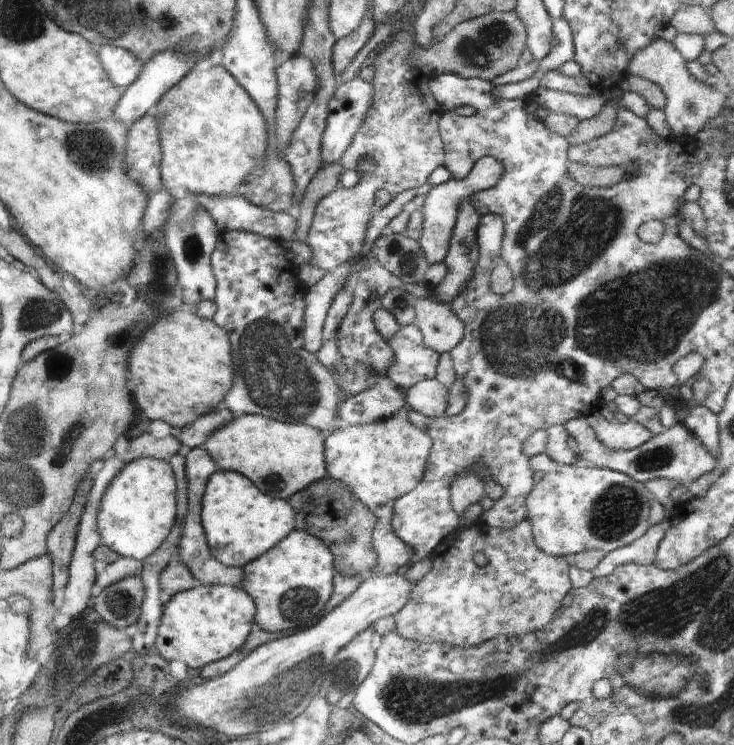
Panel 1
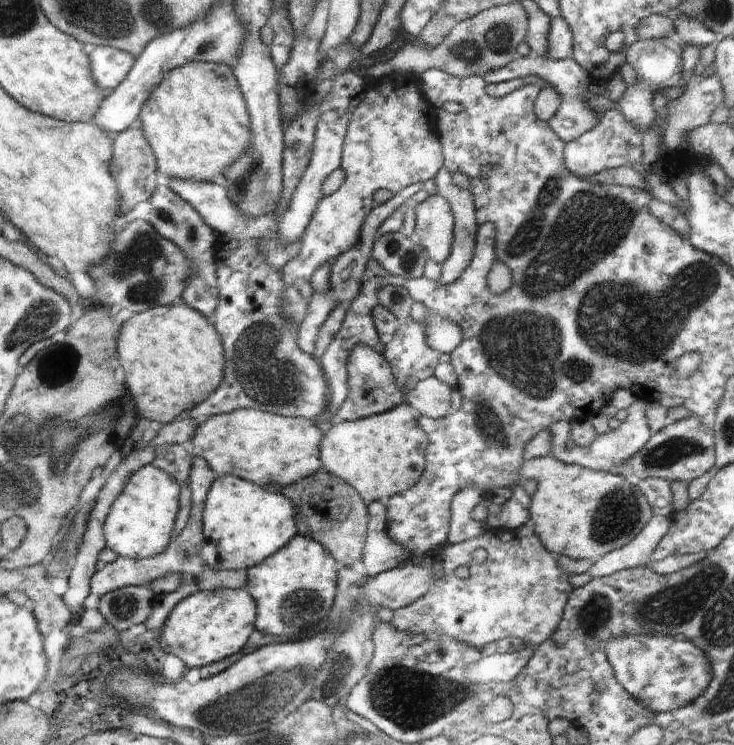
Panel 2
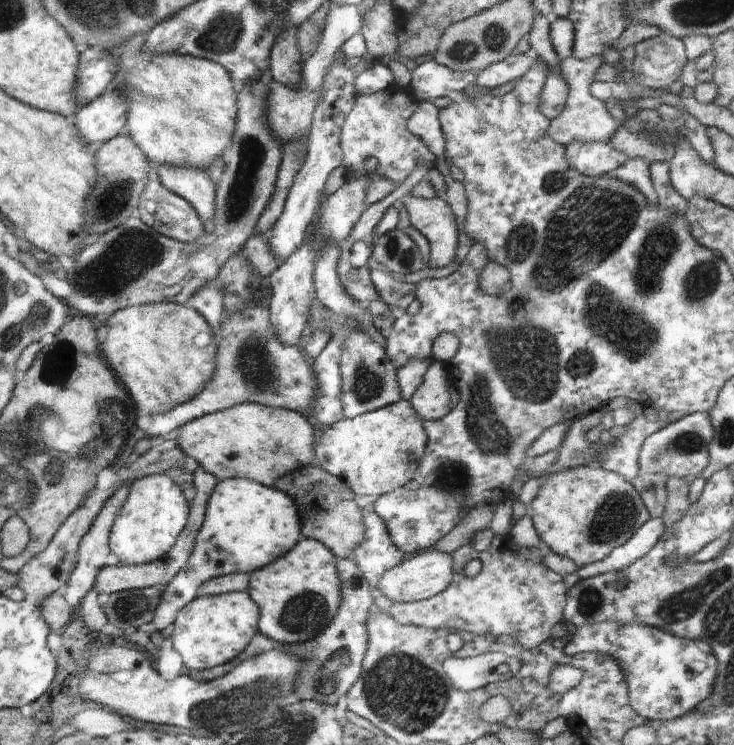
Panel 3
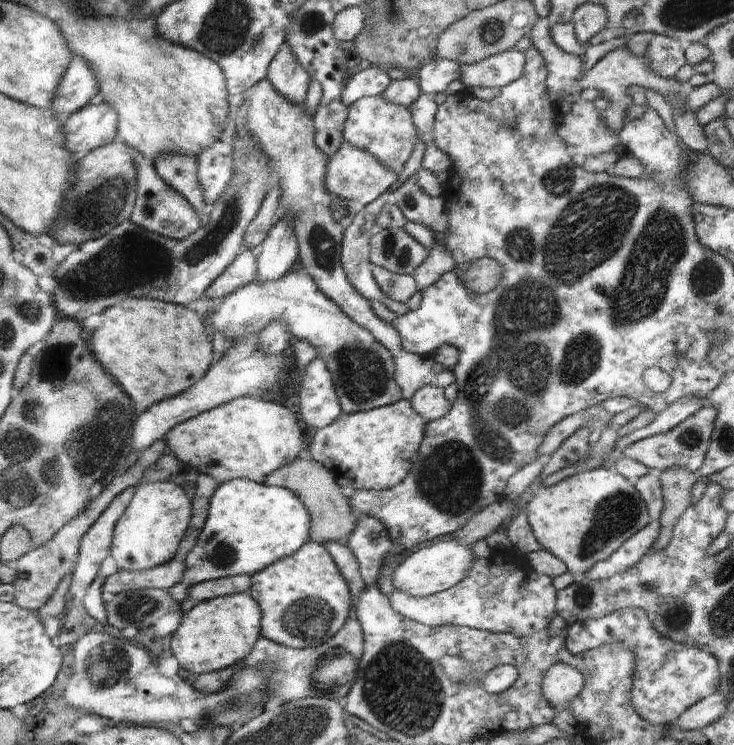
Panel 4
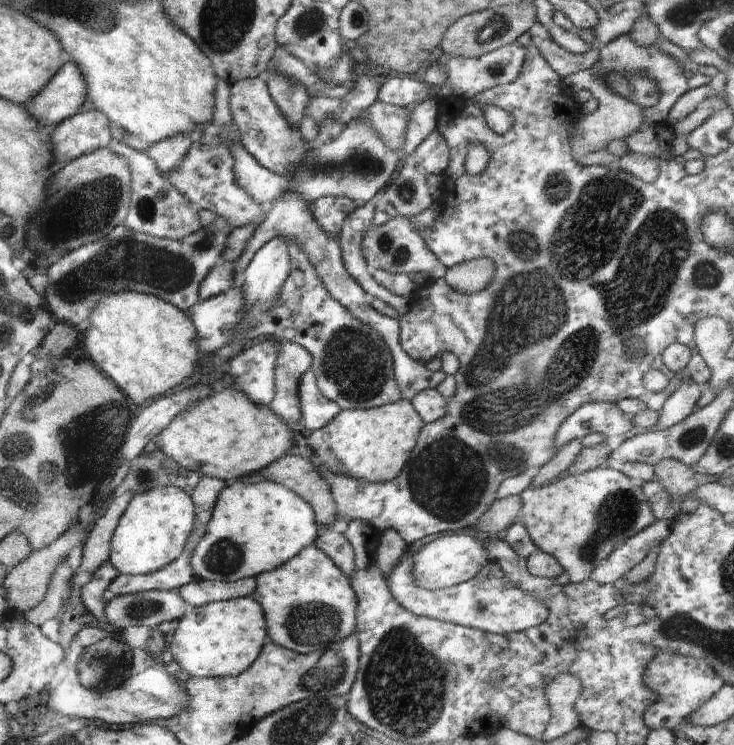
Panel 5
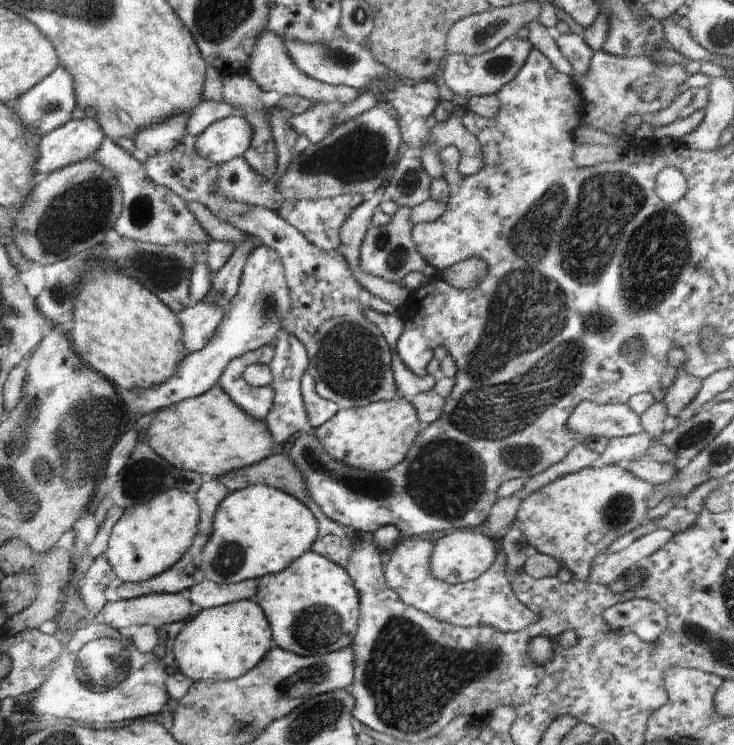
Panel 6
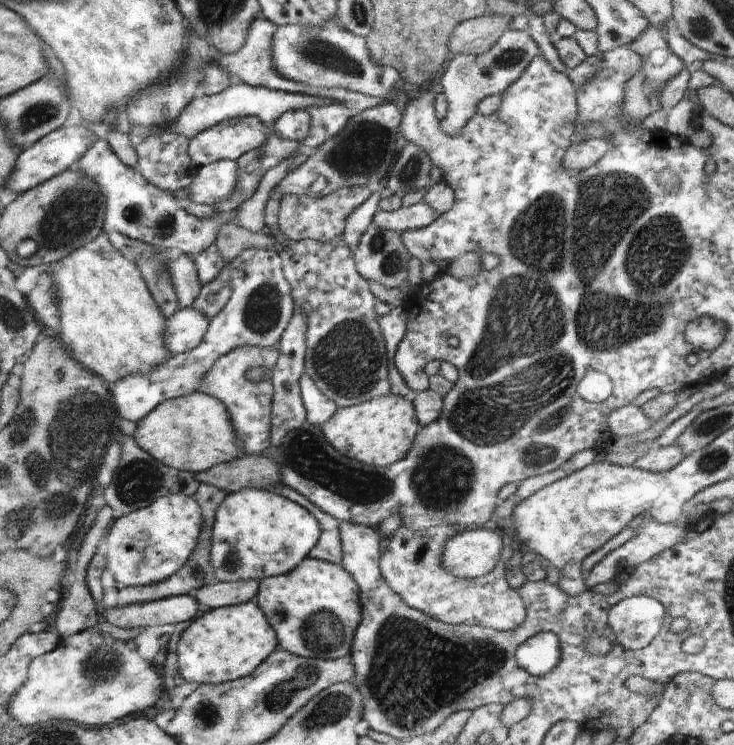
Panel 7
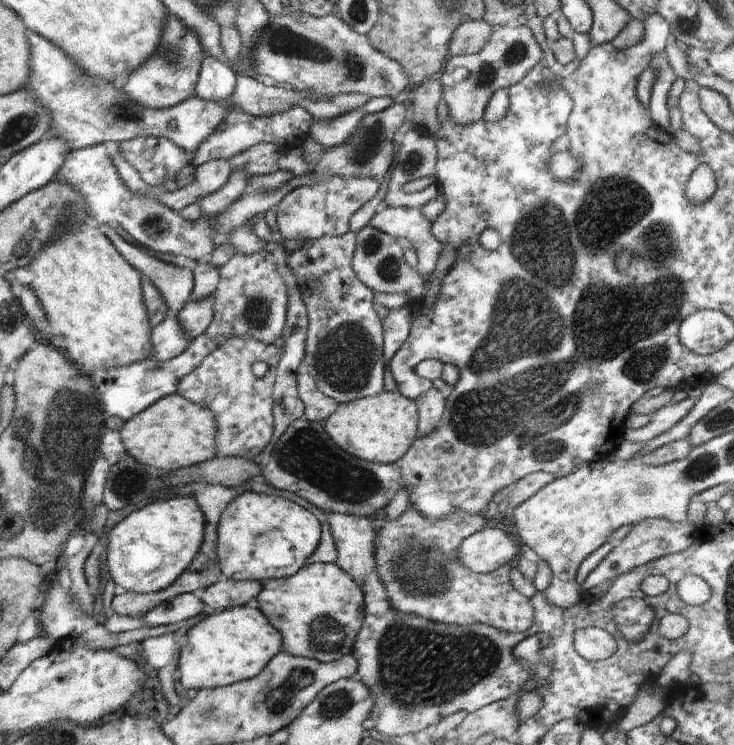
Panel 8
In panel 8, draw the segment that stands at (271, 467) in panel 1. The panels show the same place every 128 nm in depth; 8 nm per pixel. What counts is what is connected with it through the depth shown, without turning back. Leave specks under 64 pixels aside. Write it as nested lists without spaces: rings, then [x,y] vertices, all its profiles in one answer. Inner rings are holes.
[[[176,393],[162,397],[127,420],[119,433],[128,454],[141,463],[167,472],[203,463],[218,456],[217,424],[213,412]]]

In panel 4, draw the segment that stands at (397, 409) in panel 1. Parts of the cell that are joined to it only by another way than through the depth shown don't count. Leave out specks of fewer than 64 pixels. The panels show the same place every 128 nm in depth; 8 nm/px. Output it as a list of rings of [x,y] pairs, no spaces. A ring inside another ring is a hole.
[[[303,269],[290,271],[277,281],[254,282],[245,284],[236,289],[218,305],[209,319],[210,332],[225,334],[231,342],[248,333],[260,332],[272,320],[281,320],[288,325],[293,338],[296,340],[307,340],[318,349],[318,357],[327,360],[328,370],[332,375],[332,382],[341,404],[341,409],[346,414],[358,411],[377,409],[392,403],[398,402],[403,398],[400,387],[394,381],[394,359],[392,353],[385,349],[373,336],[361,326],[358,326],[344,311],[316,286],[310,275]]]

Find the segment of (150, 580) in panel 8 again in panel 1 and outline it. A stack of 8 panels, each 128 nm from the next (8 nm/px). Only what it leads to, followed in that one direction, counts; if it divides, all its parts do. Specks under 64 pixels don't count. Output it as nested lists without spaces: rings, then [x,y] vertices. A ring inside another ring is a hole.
[[[142,457],[126,464],[110,482],[108,490],[104,492],[102,506],[98,512],[98,532],[101,545],[116,552],[120,558],[131,557],[140,561],[150,557],[161,545],[172,530],[177,518],[177,484],[175,474],[168,461],[156,458]]]

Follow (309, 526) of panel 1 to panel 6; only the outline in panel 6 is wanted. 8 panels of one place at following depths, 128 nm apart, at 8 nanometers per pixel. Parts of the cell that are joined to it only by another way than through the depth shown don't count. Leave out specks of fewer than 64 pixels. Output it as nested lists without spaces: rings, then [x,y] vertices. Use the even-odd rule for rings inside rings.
[[[270,454],[255,465],[232,471],[219,477],[229,491],[252,485],[268,485],[306,501],[309,496],[307,482],[296,468],[295,462],[282,454]]]

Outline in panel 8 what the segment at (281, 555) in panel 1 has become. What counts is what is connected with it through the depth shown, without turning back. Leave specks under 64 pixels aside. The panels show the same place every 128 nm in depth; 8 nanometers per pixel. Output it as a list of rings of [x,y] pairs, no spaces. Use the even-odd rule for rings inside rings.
[[[308,561],[288,578],[265,581],[256,600],[260,612],[281,632],[282,650],[297,657],[329,663],[350,655],[356,635],[363,628],[364,593],[335,562]]]

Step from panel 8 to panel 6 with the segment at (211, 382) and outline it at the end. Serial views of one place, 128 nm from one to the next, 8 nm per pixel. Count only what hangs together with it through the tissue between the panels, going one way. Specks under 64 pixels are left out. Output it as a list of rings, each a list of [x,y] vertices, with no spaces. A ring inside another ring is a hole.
[[[274,344],[269,346],[261,346],[256,350],[247,352],[242,356],[233,358],[224,369],[222,376],[219,378],[218,385],[222,387],[222,390],[228,394],[228,396],[240,407],[245,410],[245,413],[252,415],[254,418],[264,420],[265,416],[270,412],[273,405],[273,398],[275,395],[275,390],[270,384],[263,387],[250,386],[244,378],[242,378],[242,372],[246,370],[247,366],[255,364],[269,364],[272,362],[272,357],[274,356]]]

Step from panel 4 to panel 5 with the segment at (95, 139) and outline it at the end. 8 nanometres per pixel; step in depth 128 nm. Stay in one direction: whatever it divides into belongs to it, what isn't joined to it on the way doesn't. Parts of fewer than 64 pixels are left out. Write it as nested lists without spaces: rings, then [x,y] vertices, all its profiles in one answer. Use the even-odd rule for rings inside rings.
[[[88,109],[64,119],[51,134],[52,174],[79,156],[108,148],[112,138],[109,118],[103,112]]]

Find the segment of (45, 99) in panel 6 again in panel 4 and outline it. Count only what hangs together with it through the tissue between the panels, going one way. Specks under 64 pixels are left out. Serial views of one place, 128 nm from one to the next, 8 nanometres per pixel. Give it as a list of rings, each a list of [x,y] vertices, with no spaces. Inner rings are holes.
[[[72,55],[70,64],[57,88],[52,112],[72,114],[88,105],[98,94],[97,78],[91,66],[81,56]]]

